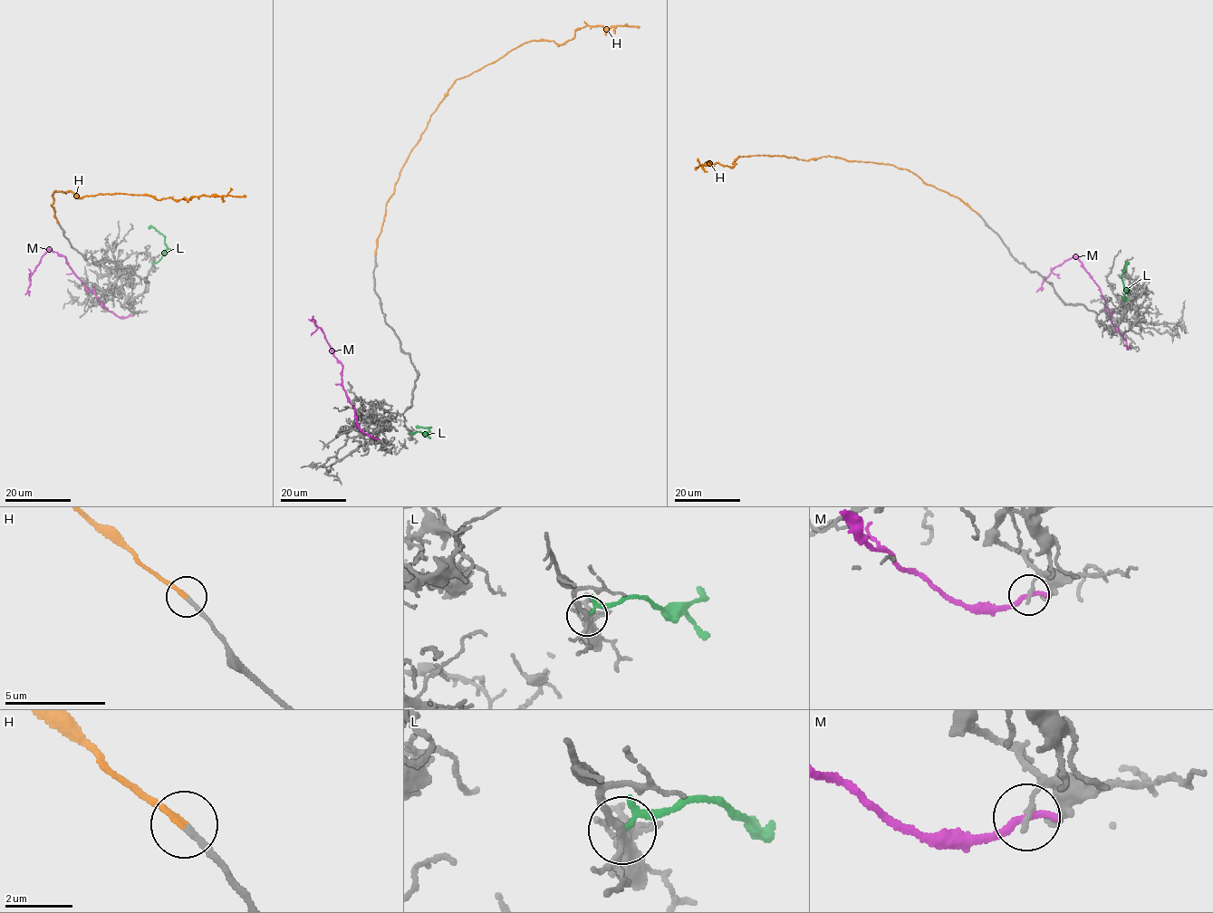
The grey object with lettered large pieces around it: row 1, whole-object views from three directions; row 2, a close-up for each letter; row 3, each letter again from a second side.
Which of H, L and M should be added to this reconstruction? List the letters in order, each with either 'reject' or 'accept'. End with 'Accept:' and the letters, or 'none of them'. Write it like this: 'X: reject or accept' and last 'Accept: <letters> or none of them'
H: accept
L: reject
M: reject
Accept: H

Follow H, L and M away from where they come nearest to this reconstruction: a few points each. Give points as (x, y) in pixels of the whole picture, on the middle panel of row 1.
H: (375, 254), (386, 203), (400, 168), (457, 79), (524, 43), (563, 44), (587, 25), (640, 26)
L: (410, 435), (428, 431), (430, 427), (415, 426)
M: (376, 438), (366, 434), (357, 424), (355, 410), (342, 385), (342, 367), (323, 331), (312, 320), (312, 315)

